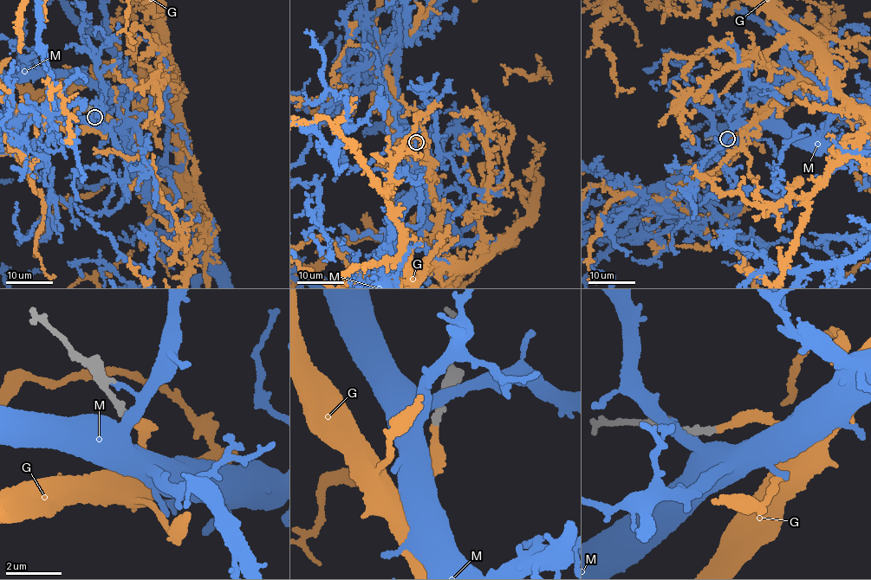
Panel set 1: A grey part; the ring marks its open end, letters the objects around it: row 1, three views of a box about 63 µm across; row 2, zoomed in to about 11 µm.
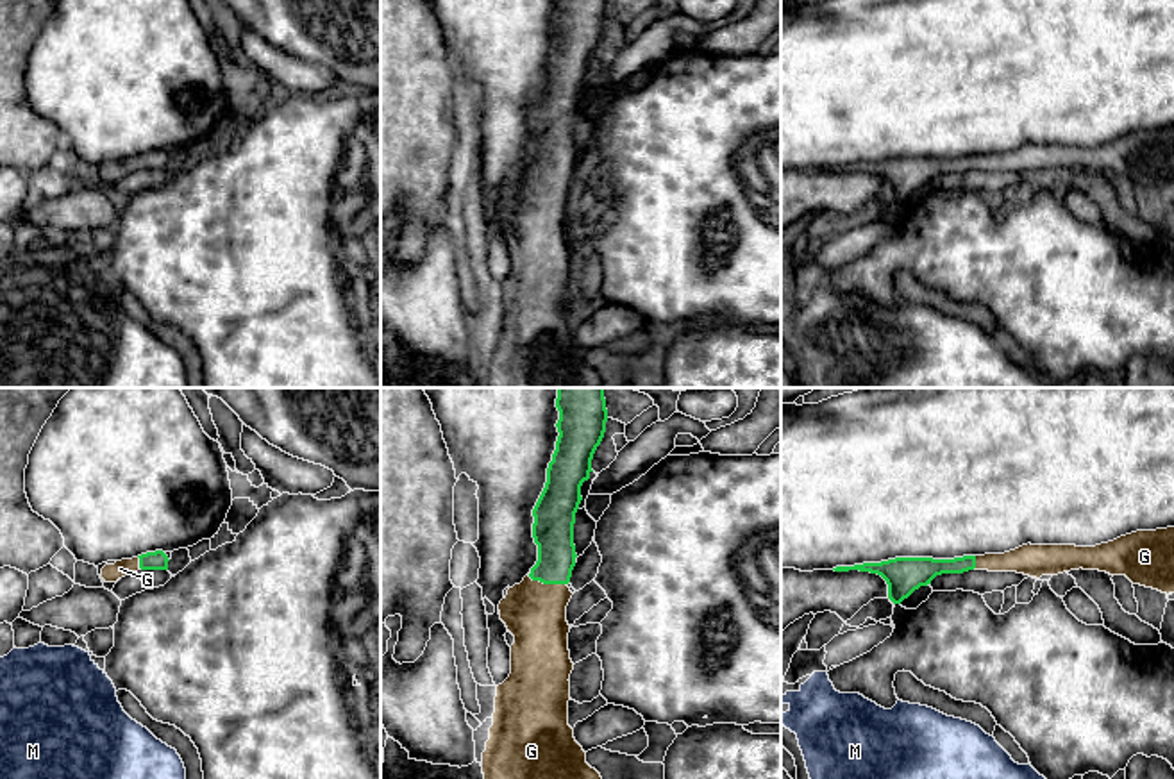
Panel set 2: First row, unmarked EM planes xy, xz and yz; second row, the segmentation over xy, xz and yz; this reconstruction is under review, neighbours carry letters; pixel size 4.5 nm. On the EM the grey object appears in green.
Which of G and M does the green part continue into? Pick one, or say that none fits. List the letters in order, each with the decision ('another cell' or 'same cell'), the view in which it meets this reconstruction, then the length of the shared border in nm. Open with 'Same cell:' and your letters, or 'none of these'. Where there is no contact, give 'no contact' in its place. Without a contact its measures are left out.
Same cell: G
G: same cell | xz | 180 nm
M: another cell | no contact

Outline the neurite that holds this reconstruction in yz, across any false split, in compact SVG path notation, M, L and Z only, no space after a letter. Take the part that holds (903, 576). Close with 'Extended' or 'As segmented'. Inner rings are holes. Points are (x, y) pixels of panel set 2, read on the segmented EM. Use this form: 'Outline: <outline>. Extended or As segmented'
Outline: M1174 527L1136 531L1095 547L1022 545L1004 554L963 556L954 559L895 557L881 563L836 566L834 572L870 572L888 584L888 599L901 604L920 586L942 574L969 570L1017 572L1040 579L1070 570L1099 570L1126 575L1133 584L1174 593Z. Extended

